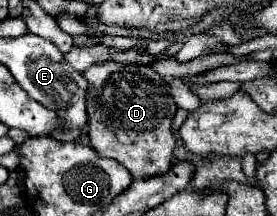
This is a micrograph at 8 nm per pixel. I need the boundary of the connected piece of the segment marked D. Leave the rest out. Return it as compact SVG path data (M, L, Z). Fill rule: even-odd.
M120 63L90 67L90 71L84 71L84 77L88 81L88 139L98 155L116 159L134 179L166 173L174 161L172 151L176 147L170 131L176 103L166 79L150 67L124 67Z

